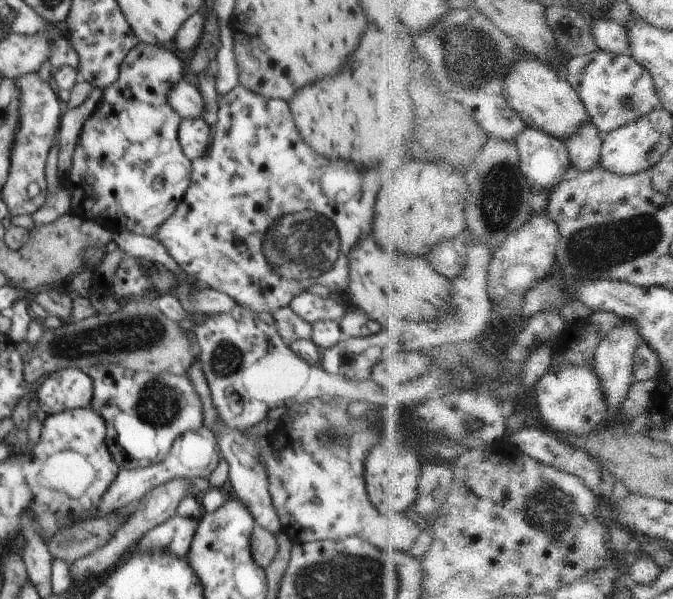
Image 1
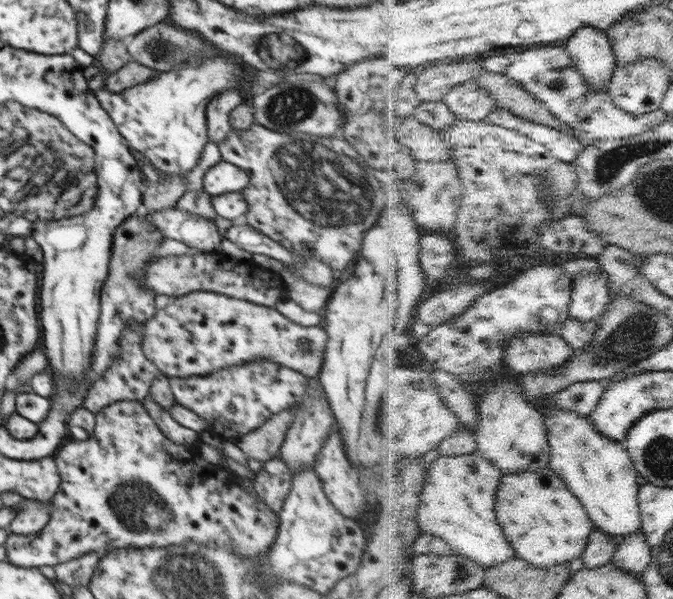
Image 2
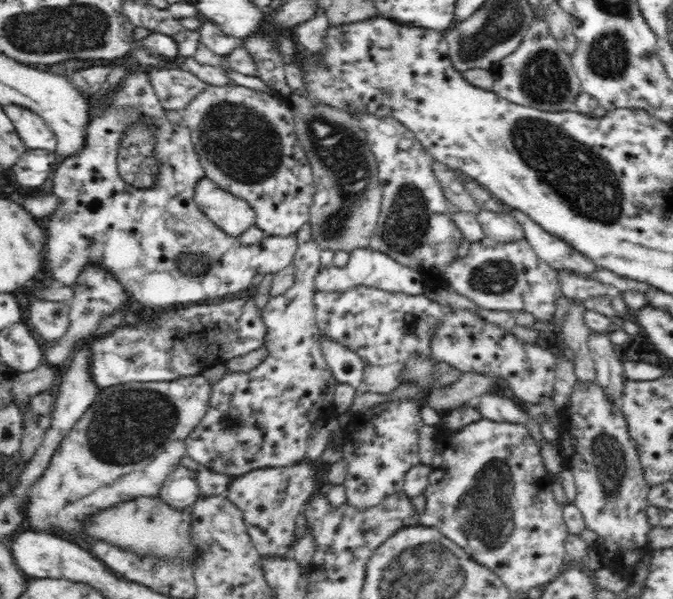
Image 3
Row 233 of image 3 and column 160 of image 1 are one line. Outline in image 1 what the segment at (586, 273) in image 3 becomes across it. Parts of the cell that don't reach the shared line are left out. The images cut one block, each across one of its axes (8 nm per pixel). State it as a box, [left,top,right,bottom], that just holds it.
[135,514,198,558]

